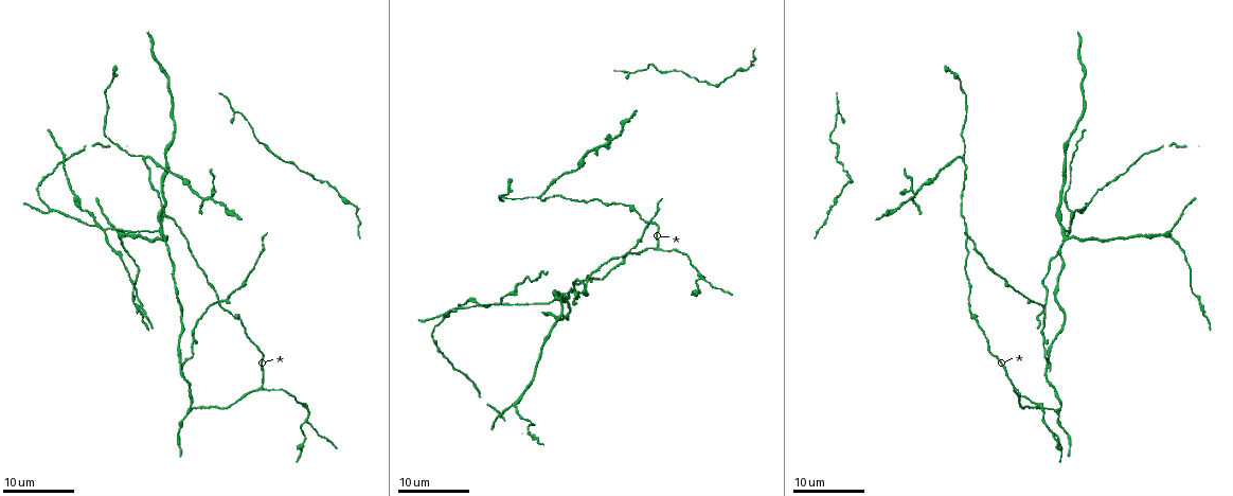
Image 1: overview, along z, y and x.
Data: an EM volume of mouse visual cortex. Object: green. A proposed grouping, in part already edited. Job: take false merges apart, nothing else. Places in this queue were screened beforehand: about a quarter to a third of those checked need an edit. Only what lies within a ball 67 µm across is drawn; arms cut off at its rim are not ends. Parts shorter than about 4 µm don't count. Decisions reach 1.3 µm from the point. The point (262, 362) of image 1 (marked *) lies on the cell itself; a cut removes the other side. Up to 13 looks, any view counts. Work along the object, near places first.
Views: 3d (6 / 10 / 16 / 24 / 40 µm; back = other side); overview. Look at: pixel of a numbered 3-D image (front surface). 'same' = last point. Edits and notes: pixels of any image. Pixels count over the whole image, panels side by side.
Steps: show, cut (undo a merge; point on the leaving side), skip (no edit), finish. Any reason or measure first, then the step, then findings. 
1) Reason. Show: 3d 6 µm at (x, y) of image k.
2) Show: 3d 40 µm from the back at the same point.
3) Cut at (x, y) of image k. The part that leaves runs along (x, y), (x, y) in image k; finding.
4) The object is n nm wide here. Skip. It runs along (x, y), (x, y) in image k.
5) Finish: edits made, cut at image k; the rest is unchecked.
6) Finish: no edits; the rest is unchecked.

Three-way junction. Show: 3d 24 µm at (167, 239) of image 1.

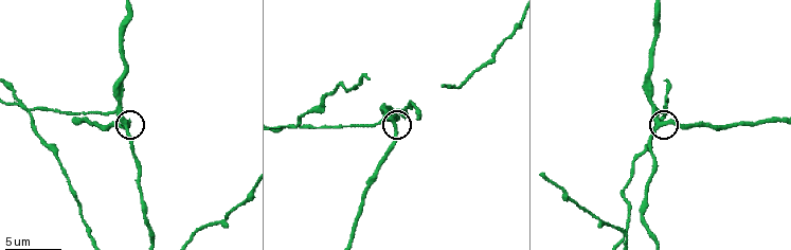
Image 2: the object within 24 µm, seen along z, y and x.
Closer look. Show: 3d 10 µm at (393, 123) of image 2.

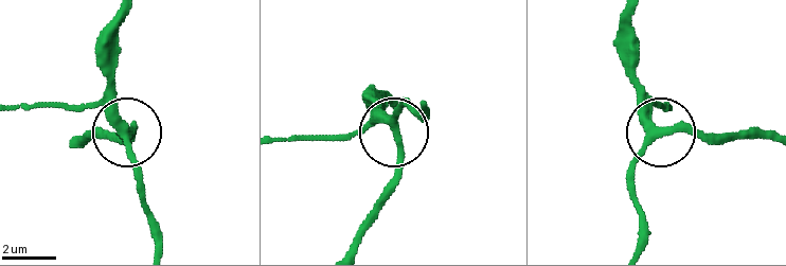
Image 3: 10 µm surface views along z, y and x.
3 arms meet here. Skip. One cell here.

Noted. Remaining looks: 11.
Arms part here. Show: 3d 24 µm at (184, 362) of image 1.

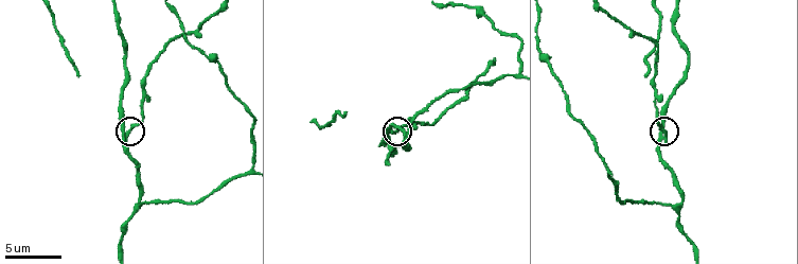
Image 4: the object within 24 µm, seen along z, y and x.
Closer look. Show: 3d 6 µm at (667, 130) of image 4.

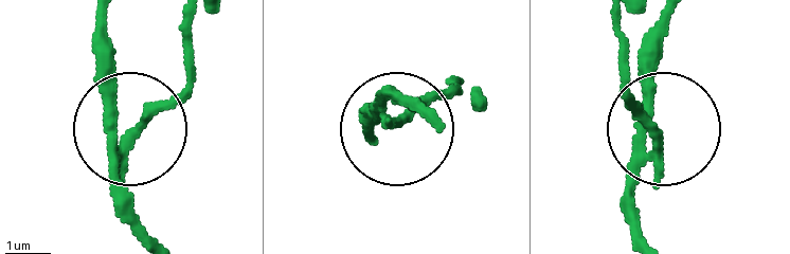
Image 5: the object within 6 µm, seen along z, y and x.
Cut at (161, 108) of image 5. The part that leaves runs along (122, 152), (183, 88), (186, 20) in image 5; two cells meet here.

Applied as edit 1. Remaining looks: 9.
Small branch off a trunk. Show: 3d 16 µm at (118, 237) of image 1.

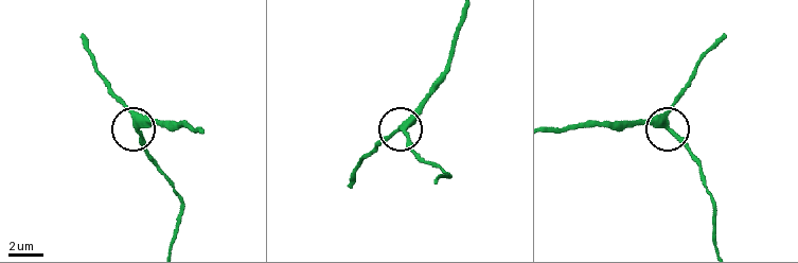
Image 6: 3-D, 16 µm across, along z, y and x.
Show: 3d 6 µm at (135, 125) of image 6.

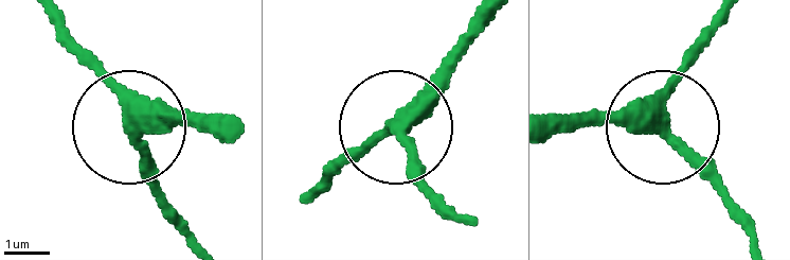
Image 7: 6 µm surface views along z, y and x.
3 arms meet here. Skip. It runs along (497, 16), (398, 126), (329, 172) in image 7; all the same cell.

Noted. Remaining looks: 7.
Three arms meet. Show: 3d 16 µm at (1044, 422) of image 1.

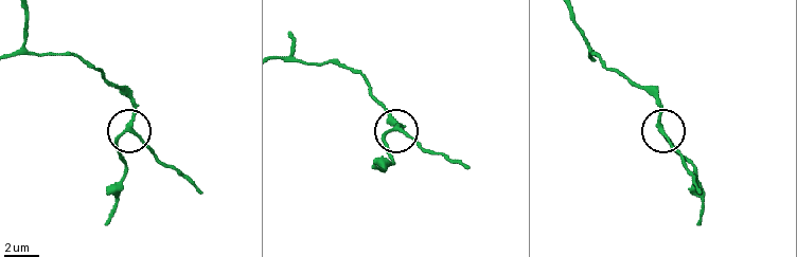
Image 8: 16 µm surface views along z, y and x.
Zoom in. Show: 3d 10 µm at (663, 128) of image 8.

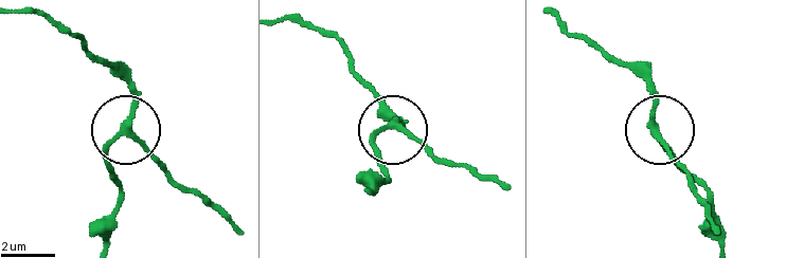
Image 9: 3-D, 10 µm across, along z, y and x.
The side arm is 7 µm long. Skip. It runs along (40, 15), (76, 35), (122, 80), (129, 135), (167, 174) in image 9; one cell here.

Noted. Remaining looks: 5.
Three arms meet. Show: 3d 6 µm at (608, 172) of image 4.

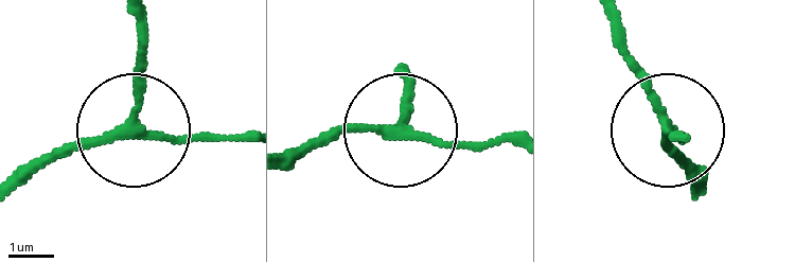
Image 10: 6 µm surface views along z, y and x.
Show: 3d 6 µm from the back at (398, 132) of image 10.

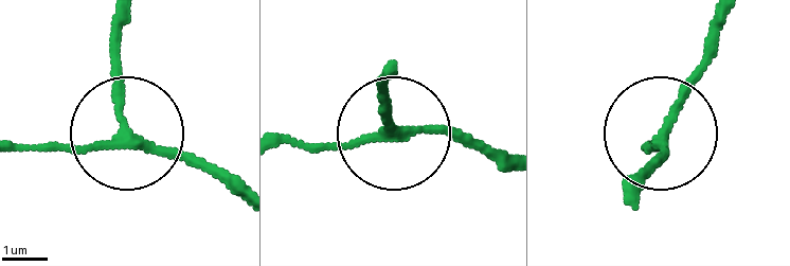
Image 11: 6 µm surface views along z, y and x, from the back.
The side arm is 18 µm long; 3 arms meet here. Skip. Continuous, no second cell.

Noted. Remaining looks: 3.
Side arm on a straight run. Show: 3d 10 µm at (402, 144) of image 4.

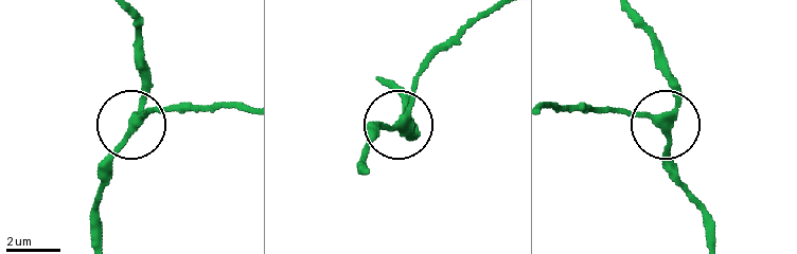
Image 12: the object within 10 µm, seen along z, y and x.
Skip. It runs along (552, 104), (651, 115), (665, 131), (669, 177) in image 12; one cell here.

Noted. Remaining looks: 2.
Finish: edits made, cut at image 5; the rest is unchecked.

